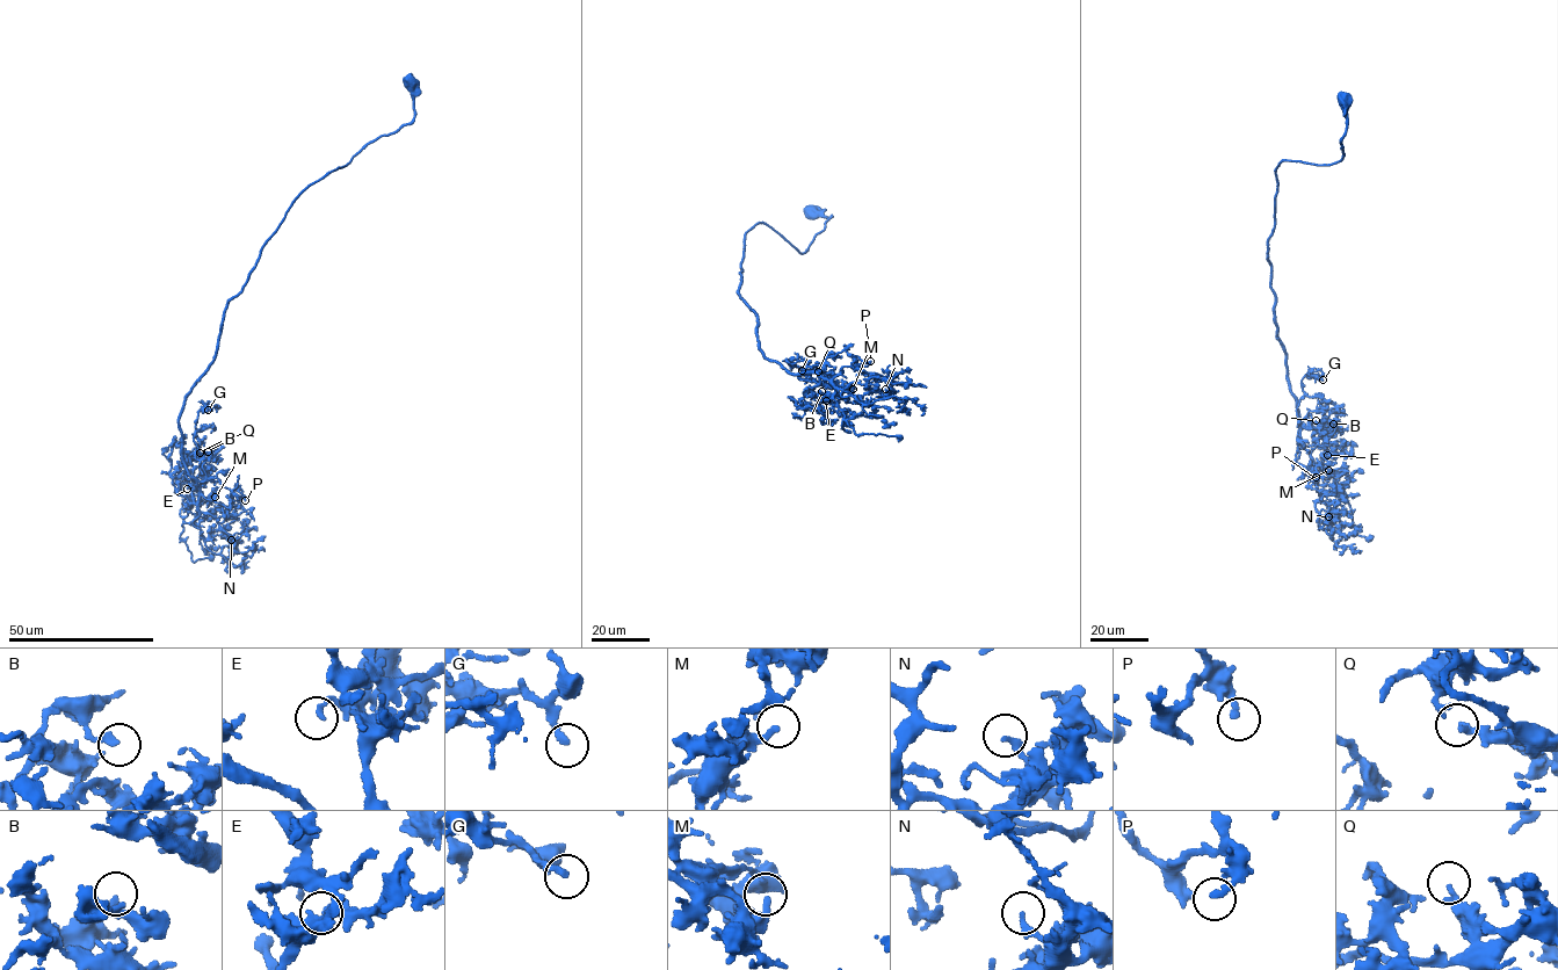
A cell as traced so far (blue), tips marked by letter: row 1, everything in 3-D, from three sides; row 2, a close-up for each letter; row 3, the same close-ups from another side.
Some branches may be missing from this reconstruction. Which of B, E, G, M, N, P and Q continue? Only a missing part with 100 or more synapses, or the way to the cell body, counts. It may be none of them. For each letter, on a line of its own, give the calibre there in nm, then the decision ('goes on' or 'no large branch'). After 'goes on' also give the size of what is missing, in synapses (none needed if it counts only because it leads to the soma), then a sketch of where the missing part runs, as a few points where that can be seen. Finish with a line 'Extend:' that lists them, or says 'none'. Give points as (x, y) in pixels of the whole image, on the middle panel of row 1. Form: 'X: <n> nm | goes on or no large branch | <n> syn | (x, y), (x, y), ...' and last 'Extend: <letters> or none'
B: 220 nm | no large branch
E: 200 nm | no large branch
G: 200 nm | no large branch
M: 240 nm | no large branch
N: 260 nm | no large branch
P: 240 nm | no large branch
Q: 240 nm | no large branch
Extend: none

